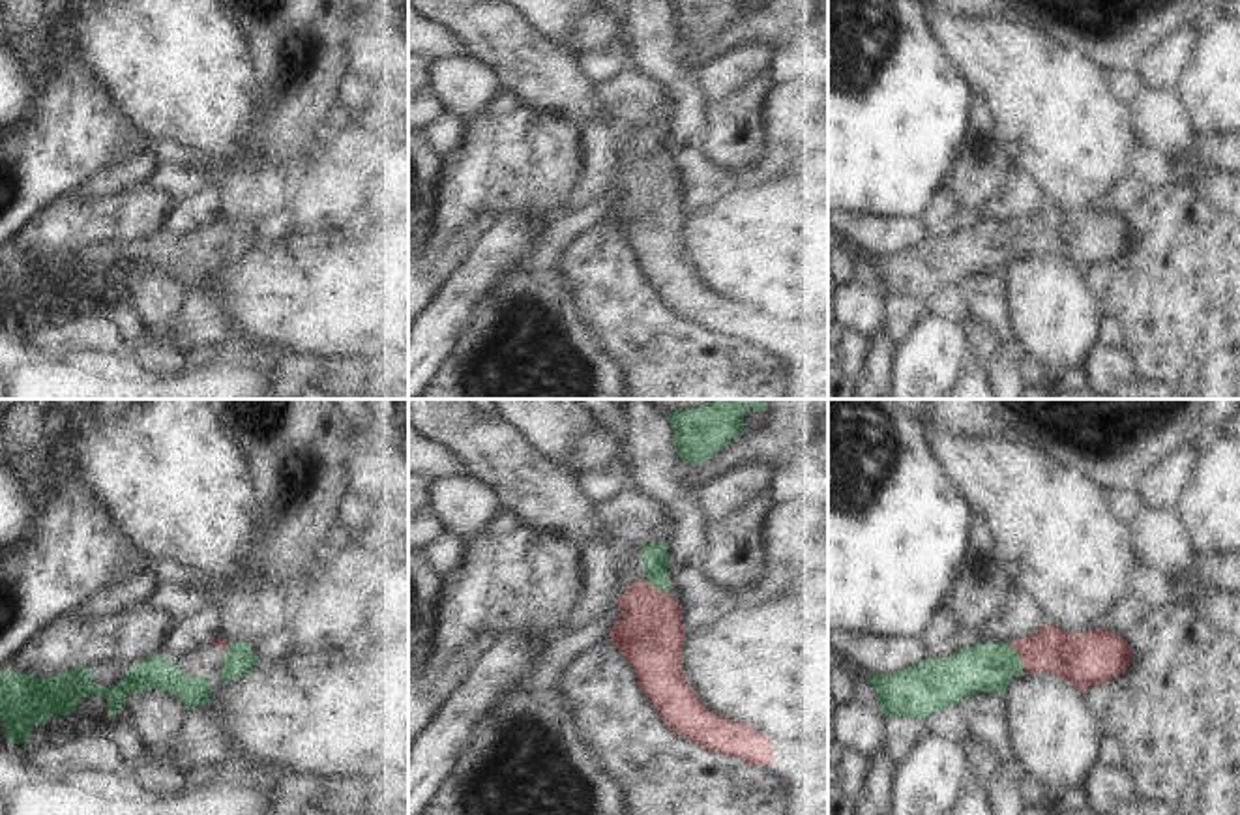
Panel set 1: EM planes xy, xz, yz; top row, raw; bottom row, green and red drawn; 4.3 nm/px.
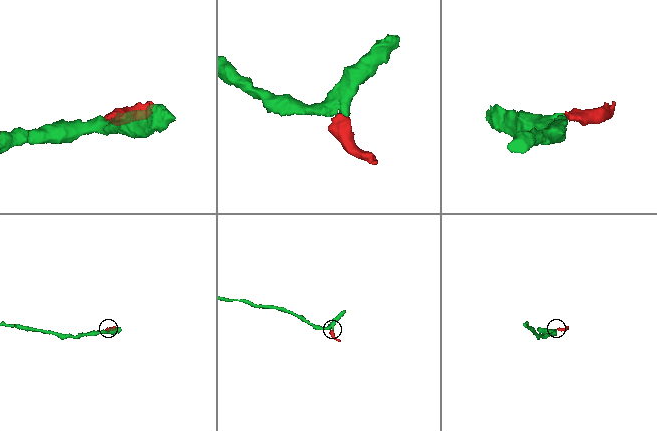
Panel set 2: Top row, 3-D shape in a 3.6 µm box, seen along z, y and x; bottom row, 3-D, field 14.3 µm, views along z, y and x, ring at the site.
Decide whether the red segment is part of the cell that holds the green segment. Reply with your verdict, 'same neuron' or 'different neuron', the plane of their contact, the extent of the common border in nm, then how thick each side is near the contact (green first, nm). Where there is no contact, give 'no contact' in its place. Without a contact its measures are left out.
same neuron; meets green in yz; contact 120 nm long; 220 nm thick on the green side, 200 nm on the other

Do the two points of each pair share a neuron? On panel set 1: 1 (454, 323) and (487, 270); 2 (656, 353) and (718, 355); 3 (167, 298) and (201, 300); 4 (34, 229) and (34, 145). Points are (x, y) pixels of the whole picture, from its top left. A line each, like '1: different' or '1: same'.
1: same
2: same
3: different
4: different

